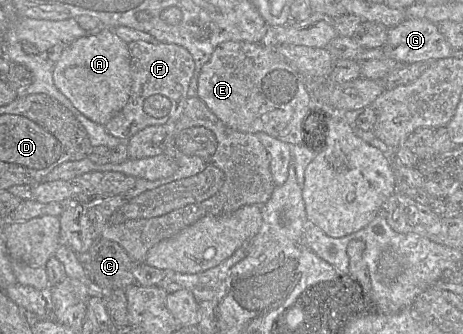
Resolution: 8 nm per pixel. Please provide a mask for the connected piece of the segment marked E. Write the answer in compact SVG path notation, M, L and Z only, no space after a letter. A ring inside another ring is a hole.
M227 41L219 44L211 54L208 62L202 67L198 78L197 97L228 128L253 133L264 132L290 145L307 143L317 147L321 142L318 126L316 131L309 131L308 119L317 120L324 116L308 114L311 107L311 96L303 78L275 51L263 43Z

